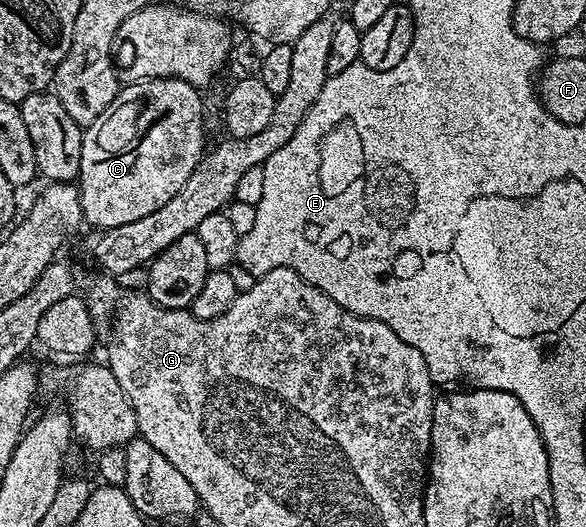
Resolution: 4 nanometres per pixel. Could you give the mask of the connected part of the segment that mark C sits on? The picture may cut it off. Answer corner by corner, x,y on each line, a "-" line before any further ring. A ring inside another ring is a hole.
149,78
147,82
134,82
125,85
117,94
116,99
106,108
106,112
98,120
91,122
84,130
82,140
82,168
78,179
78,189
80,191
80,203
82,204
82,218
96,230
106,228
118,228
118,224
131,224
134,220
142,220
142,216
150,216
150,212
158,212
162,204
178,196
190,180
194,168
198,168
200,159
206,153
204,146
204,102
200,99
201,91
197,87
191,86
188,82
183,82
177,78

